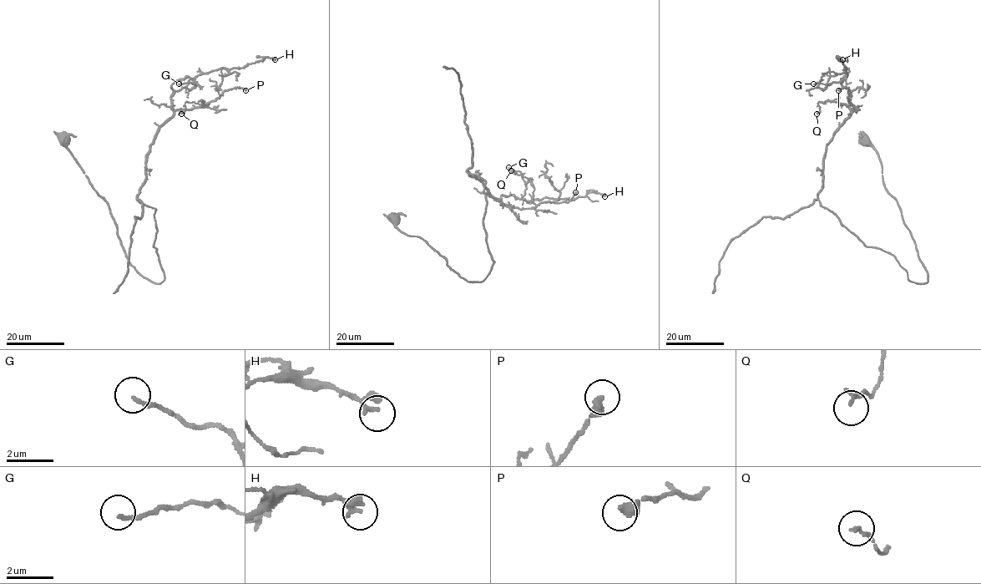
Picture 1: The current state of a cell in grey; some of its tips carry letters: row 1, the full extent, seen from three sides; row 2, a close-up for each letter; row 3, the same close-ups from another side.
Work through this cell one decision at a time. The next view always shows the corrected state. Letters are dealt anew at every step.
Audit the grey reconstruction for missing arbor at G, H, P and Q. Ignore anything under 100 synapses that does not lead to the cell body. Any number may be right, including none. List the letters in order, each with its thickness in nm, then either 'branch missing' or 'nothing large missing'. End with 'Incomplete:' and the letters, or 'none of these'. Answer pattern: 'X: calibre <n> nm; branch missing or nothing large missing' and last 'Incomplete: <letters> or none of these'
G: calibre 160 nm; nothing large missing
H: calibre 120 nm; nothing large missing
P: calibre 440 nm; nothing large missing
Q: calibre 140 nm; nothing large missing
Incomplete: none of these

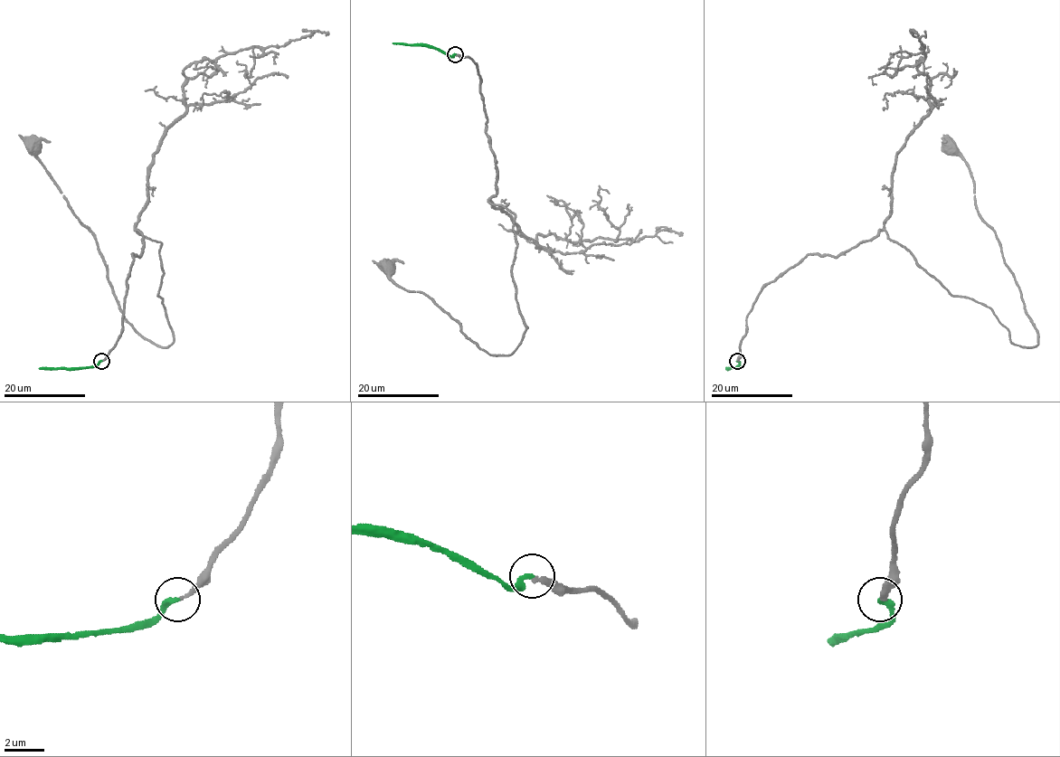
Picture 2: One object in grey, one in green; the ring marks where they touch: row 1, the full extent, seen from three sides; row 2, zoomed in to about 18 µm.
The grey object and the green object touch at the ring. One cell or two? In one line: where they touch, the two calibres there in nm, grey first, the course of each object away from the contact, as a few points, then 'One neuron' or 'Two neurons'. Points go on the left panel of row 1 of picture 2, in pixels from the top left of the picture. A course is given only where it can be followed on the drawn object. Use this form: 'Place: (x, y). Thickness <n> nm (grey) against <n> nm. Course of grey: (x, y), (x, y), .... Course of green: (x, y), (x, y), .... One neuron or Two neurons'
Place: (101, 361). Thickness 220 nm (grey) against 280 nm. Course of grey: (102, 361), (122, 328), (143, 243), (136, 230), (161, 242), (166, 347), (121, 311), (94, 235), (33, 146). Course of green: (102, 361), (80, 368), (39, 369). One neuron

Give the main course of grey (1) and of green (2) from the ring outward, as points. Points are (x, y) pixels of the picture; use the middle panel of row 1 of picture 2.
1: (456, 54), (480, 79), (496, 177), (489, 201), (515, 214), (520, 344), (484, 351), (387, 266)
2: (456, 54), (450, 56), (422, 45), (392, 43)

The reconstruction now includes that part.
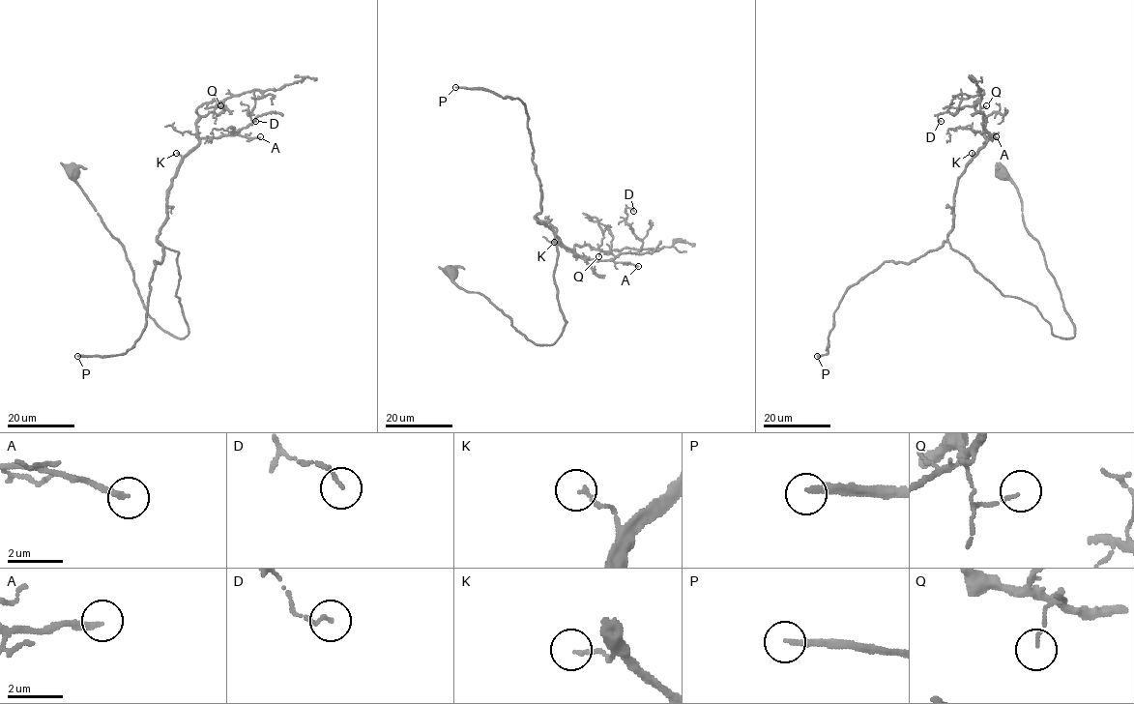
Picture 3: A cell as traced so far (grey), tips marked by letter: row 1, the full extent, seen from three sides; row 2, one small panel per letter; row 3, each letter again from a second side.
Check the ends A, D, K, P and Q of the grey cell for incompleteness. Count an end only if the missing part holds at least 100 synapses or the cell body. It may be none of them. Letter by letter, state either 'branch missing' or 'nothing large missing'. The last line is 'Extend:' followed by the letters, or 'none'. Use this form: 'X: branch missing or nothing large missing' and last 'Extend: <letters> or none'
A: nothing large missing
D: nothing large missing
K: nothing large missing
P: branch missing
Q: nothing large missing
Extend: P

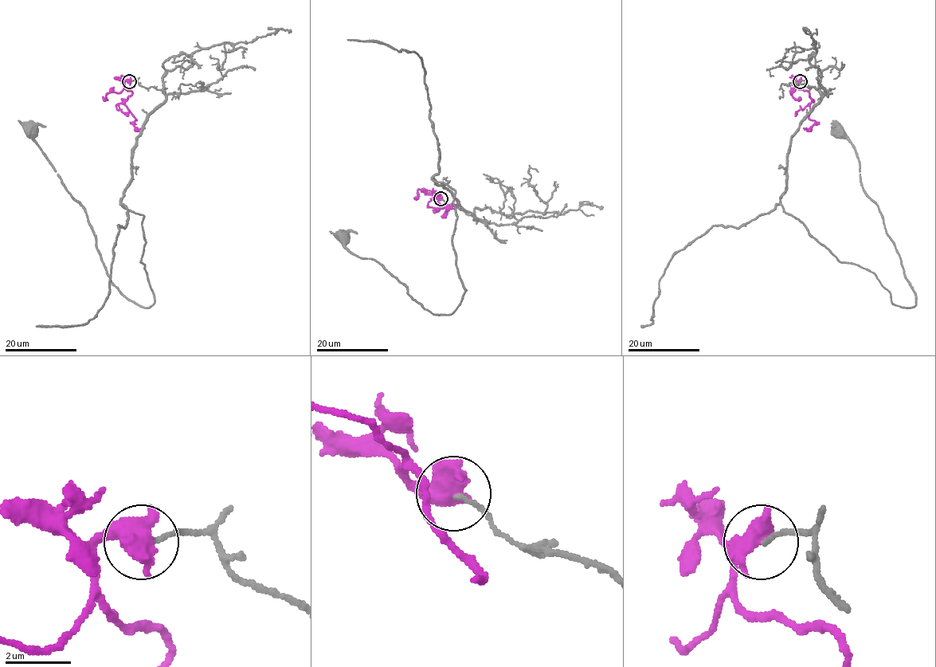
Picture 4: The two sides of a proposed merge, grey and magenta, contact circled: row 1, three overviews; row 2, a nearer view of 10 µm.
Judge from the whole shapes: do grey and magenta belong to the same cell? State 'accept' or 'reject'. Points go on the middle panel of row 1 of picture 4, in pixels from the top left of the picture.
reject

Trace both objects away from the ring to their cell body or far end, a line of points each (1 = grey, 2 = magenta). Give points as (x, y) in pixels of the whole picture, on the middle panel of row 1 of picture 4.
1: (440, 199), (477, 220), (432, 178), (455, 190), (452, 249), (465, 291), (448, 315), (428, 311), (342, 236)
2: (440, 198), (436, 196), (443, 208), (436, 209), (446, 207), (446, 213), (456, 204)

